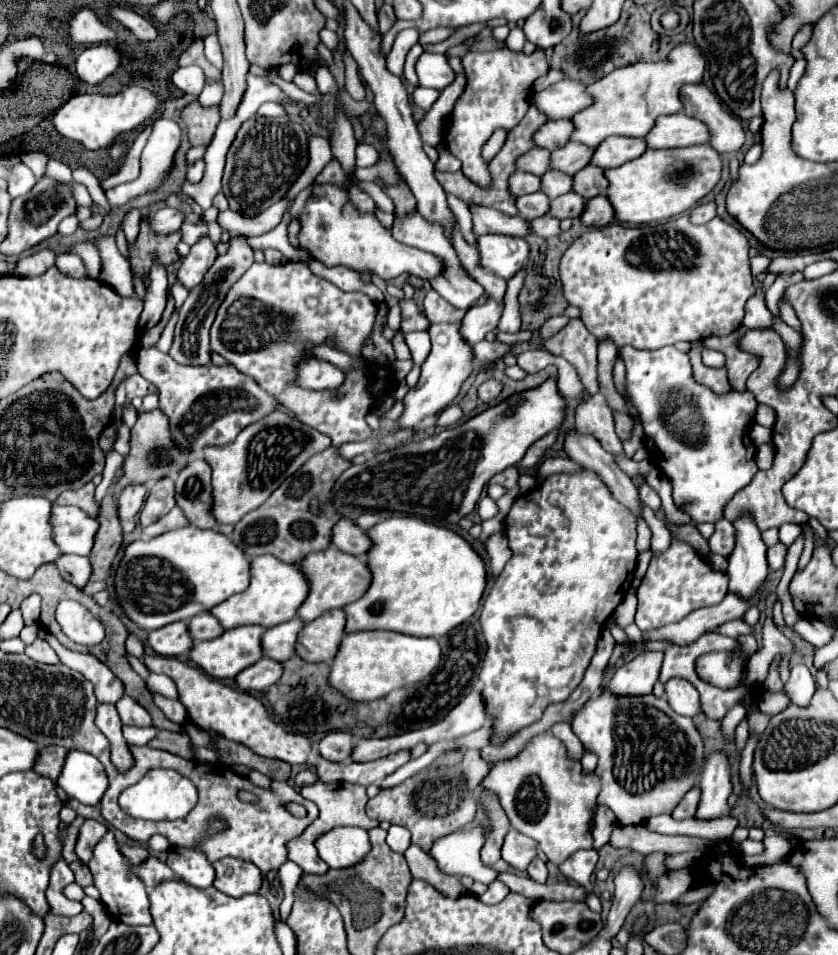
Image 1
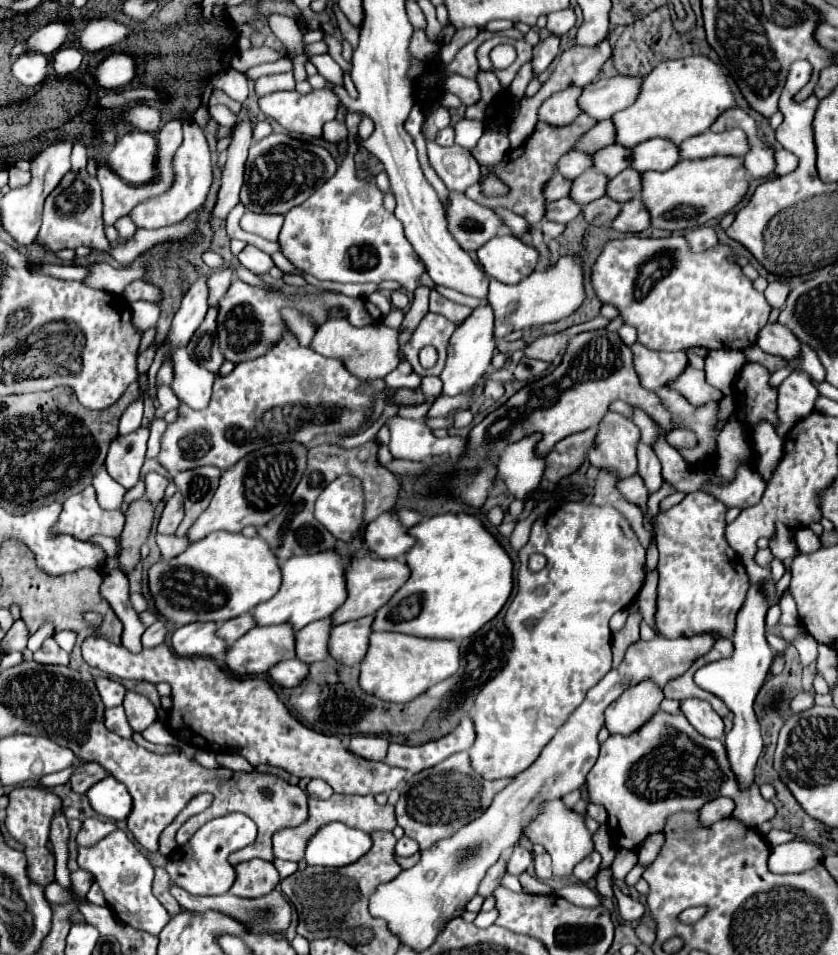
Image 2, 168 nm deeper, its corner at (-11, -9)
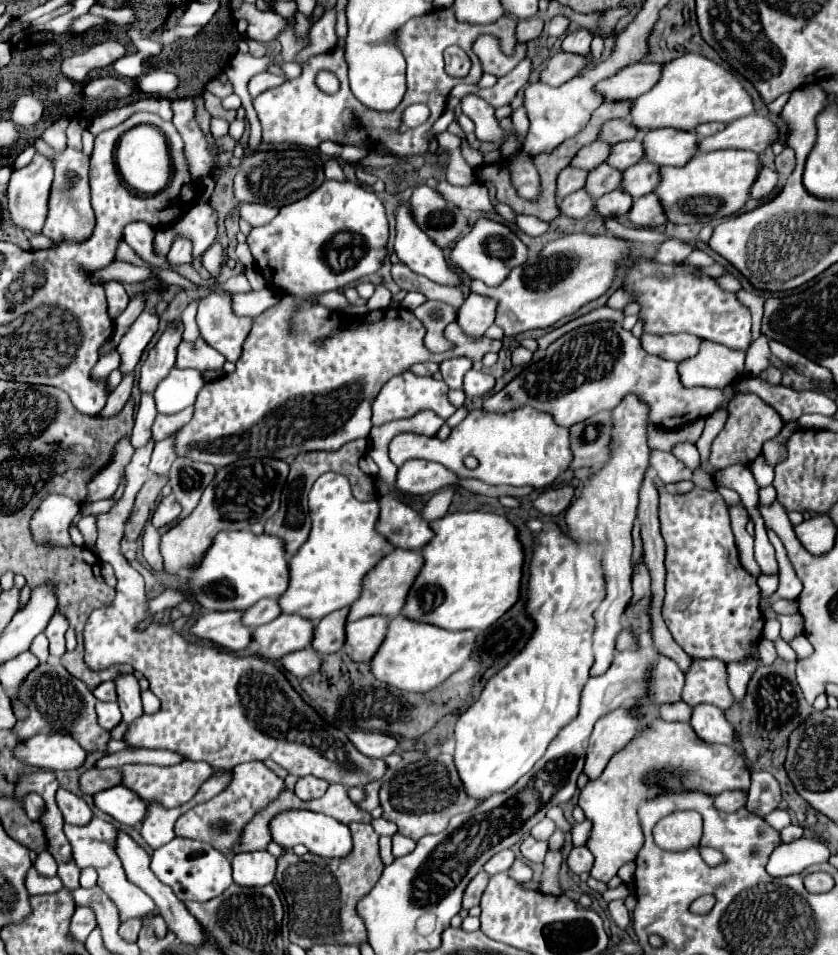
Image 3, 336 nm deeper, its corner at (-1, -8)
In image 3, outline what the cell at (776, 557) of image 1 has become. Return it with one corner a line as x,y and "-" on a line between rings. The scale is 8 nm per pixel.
760,575
758,585
760,585
764,597
772,597
778,589
778,577
776,575

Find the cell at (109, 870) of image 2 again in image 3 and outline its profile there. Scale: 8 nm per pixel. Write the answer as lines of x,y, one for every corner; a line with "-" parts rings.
92,817
92,821
86,823
86,825
64,823
64,833
66,833
68,841
72,843
76,865
80,869
94,867
98,871
98,885
104,889
104,893
108,893
108,897
112,897
112,901
120,909
120,919
122,921
126,921
128,917
144,917
146,913
150,913
156,907
154,901
140,887
126,881
122,861
118,859
118,855
114,851
116,849
116,829
110,821
104,821
100,817

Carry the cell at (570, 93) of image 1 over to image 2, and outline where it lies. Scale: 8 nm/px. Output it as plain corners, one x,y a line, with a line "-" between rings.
620,76
598,78
590,82
590,86
584,86
578,98
578,108
596,122
608,120
612,114
628,108
634,102
640,82
640,78

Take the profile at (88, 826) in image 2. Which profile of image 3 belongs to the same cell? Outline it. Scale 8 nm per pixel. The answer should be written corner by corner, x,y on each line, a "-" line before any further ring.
58,789
56,793
56,801
58,801
58,807
64,815
64,821
66,823
72,823
72,825
86,825
90,819
92,819
92,811
90,807
86,805
86,801
82,797
78,797
76,793
70,793
66,789

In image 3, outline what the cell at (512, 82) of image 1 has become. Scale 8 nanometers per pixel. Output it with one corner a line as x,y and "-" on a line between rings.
482,35
482,37
478,37
478,41
474,45
474,53
480,57
480,61
484,65
484,73
492,73
496,77
502,77
502,75
510,73
518,65
518,61
524,59
526,47
516,45
516,53
512,57
506,57
500,51
500,45
498,45
496,37

